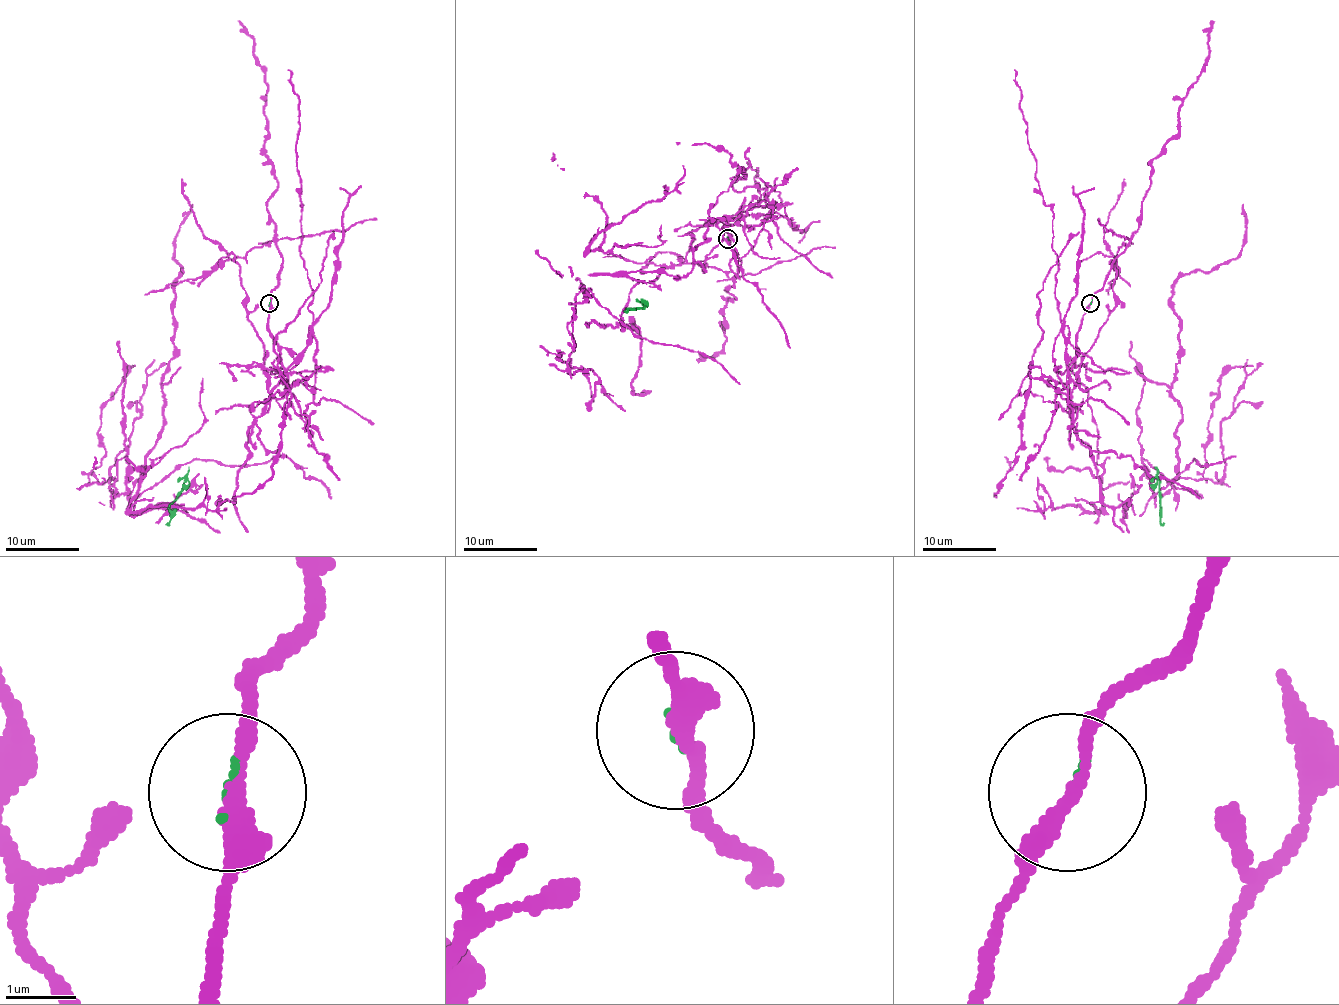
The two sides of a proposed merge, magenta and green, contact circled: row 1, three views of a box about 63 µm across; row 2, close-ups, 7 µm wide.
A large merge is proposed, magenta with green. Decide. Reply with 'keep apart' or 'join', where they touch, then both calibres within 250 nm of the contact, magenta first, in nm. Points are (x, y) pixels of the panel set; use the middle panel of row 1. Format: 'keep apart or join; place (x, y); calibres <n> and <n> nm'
keep apart; place (728, 239); calibres 240 and 60 nm

